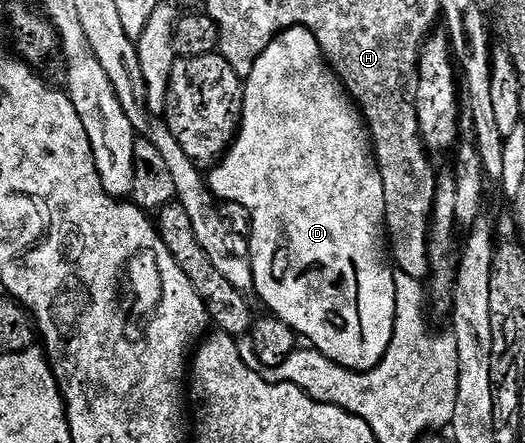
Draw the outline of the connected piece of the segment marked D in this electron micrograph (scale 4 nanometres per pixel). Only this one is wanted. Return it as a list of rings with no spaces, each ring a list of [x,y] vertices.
[[[293,26],[286,29],[265,47],[243,86],[243,120],[239,122],[239,134],[231,148],[223,154],[218,165],[209,173],[209,188],[220,202],[232,201],[235,205],[247,209],[251,216],[251,245],[249,256],[255,280],[254,292],[268,305],[270,312],[280,317],[294,329],[300,338],[308,337],[310,344],[324,353],[330,361],[336,361],[346,369],[365,373],[375,369],[385,355],[395,330],[395,275],[396,270],[389,260],[389,245],[385,240],[387,216],[385,215],[385,183],[381,183],[381,171],[375,161],[375,151],[371,144],[371,132],[359,111],[359,106],[351,100],[339,76],[327,64],[317,39],[308,29]]]

